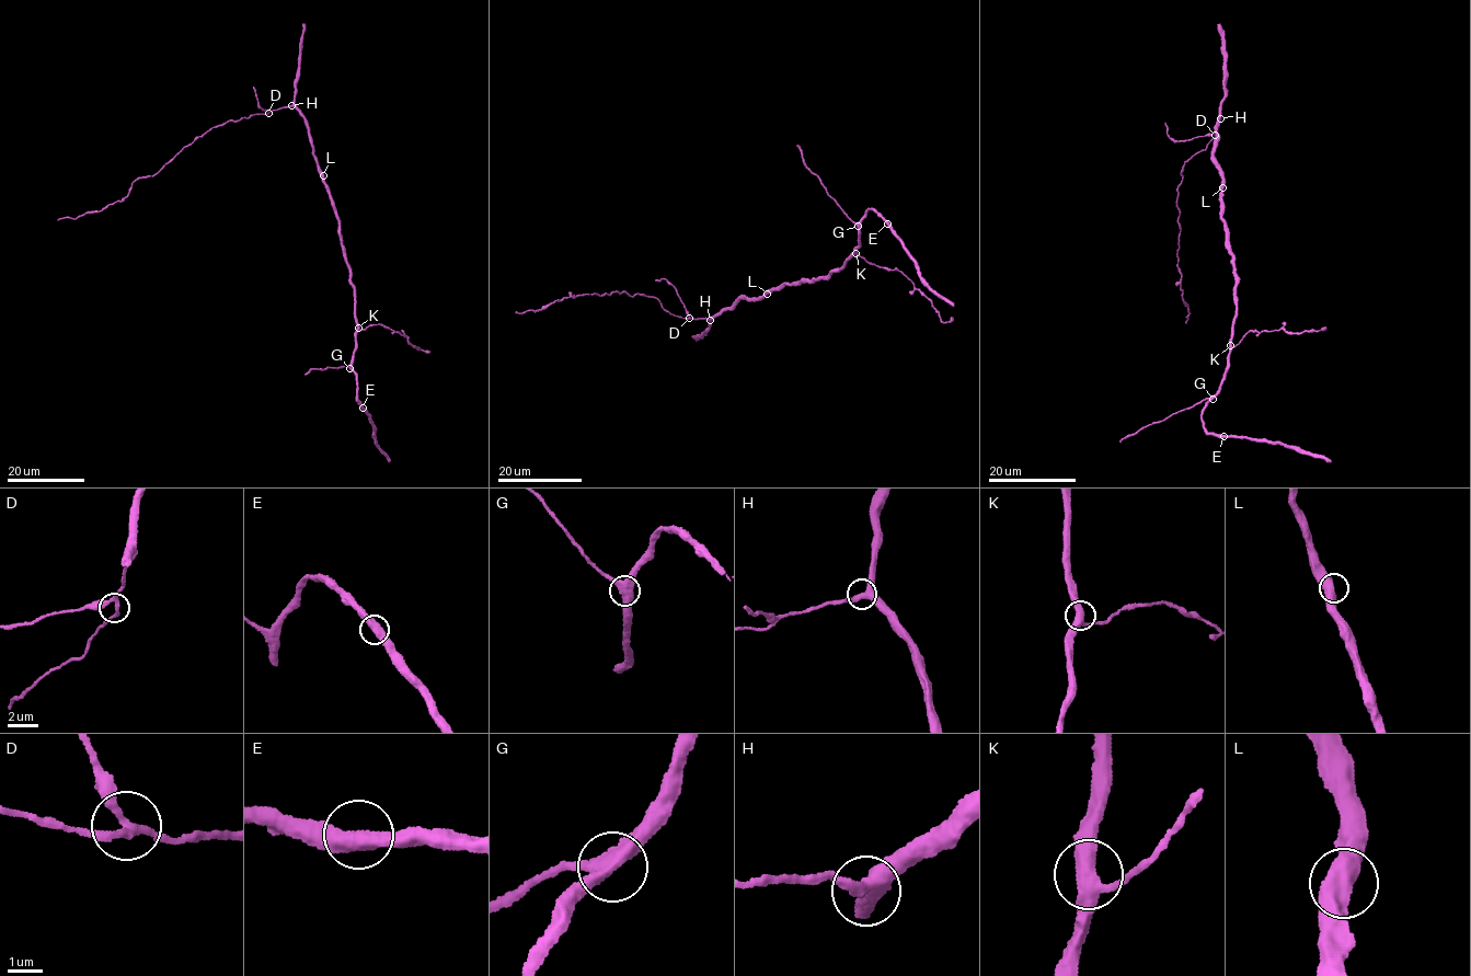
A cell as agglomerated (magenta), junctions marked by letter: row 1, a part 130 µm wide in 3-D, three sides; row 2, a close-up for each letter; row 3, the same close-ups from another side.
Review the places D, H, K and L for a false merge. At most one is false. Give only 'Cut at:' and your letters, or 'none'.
Cut at: none

